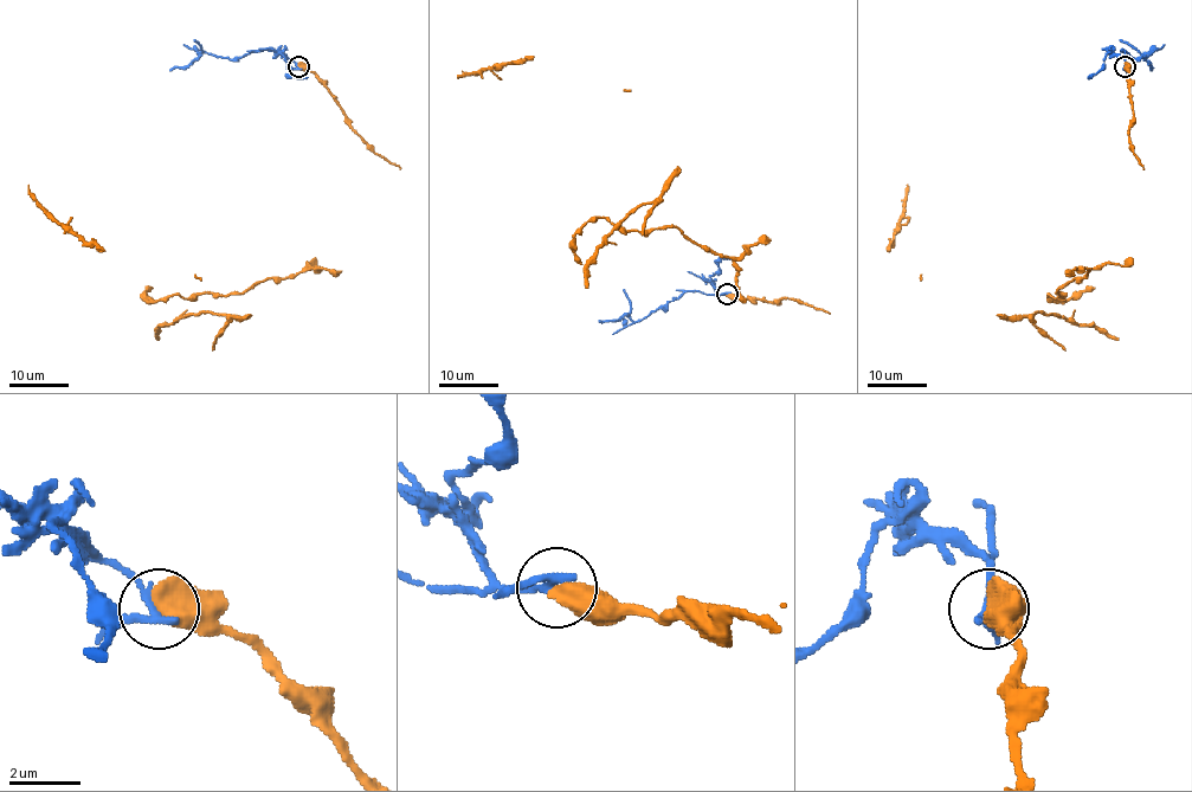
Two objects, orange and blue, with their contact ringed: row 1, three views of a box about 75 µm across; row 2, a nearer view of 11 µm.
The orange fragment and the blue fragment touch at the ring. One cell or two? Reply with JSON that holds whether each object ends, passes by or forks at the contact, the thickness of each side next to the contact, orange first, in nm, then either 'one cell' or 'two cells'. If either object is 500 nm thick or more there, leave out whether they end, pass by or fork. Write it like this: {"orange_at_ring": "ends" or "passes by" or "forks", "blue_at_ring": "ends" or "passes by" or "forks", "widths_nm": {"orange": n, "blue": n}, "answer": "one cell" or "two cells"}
{"widths_nm": {"orange": 650, "blue": 220}, "answer": "two cells"}

